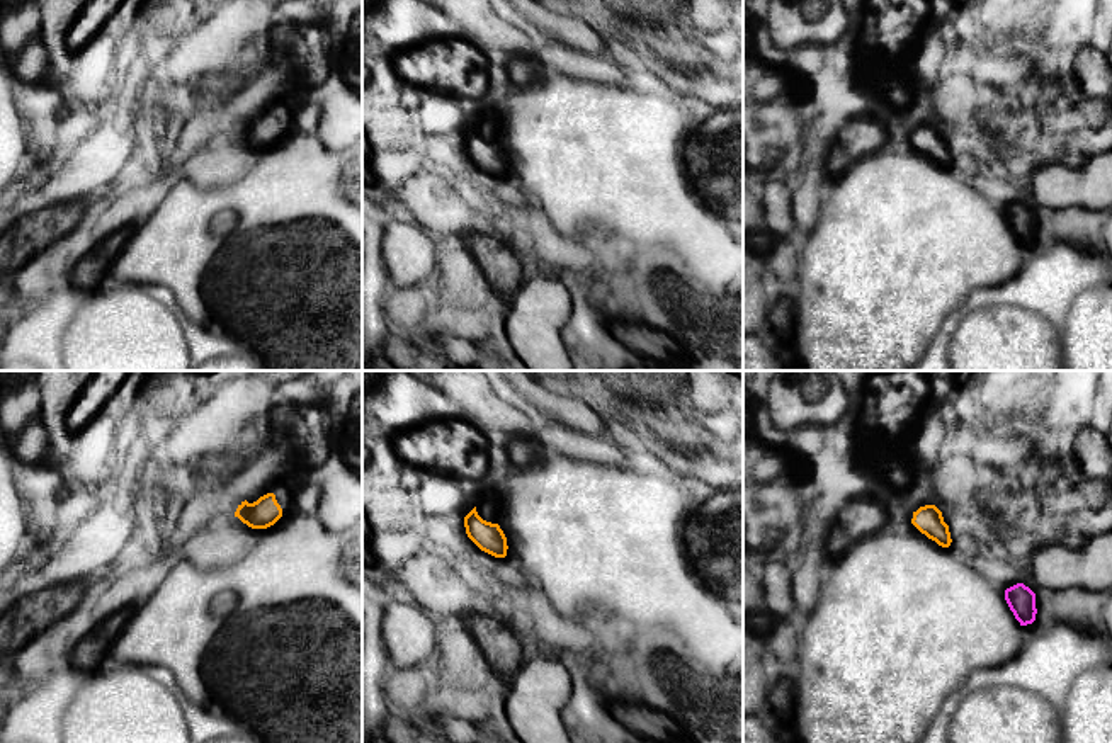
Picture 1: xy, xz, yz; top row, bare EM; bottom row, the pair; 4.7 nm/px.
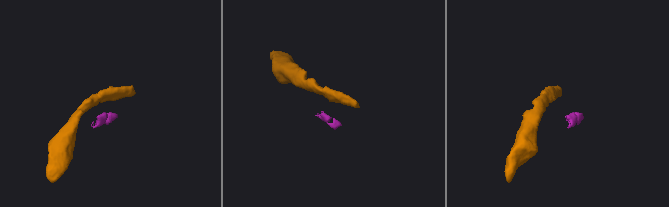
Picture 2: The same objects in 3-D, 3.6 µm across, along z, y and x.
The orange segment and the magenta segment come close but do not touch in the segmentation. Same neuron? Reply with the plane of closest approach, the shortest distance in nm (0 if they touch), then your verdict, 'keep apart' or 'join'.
yz | 340 nm | keep apart

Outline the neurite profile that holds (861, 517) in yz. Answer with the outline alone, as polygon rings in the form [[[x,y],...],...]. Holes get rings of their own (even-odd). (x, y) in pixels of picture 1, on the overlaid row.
[[[855,498],[843,505],[837,520],[825,529],[828,559],[837,559],[857,541],[891,527],[888,510],[872,498]]]

